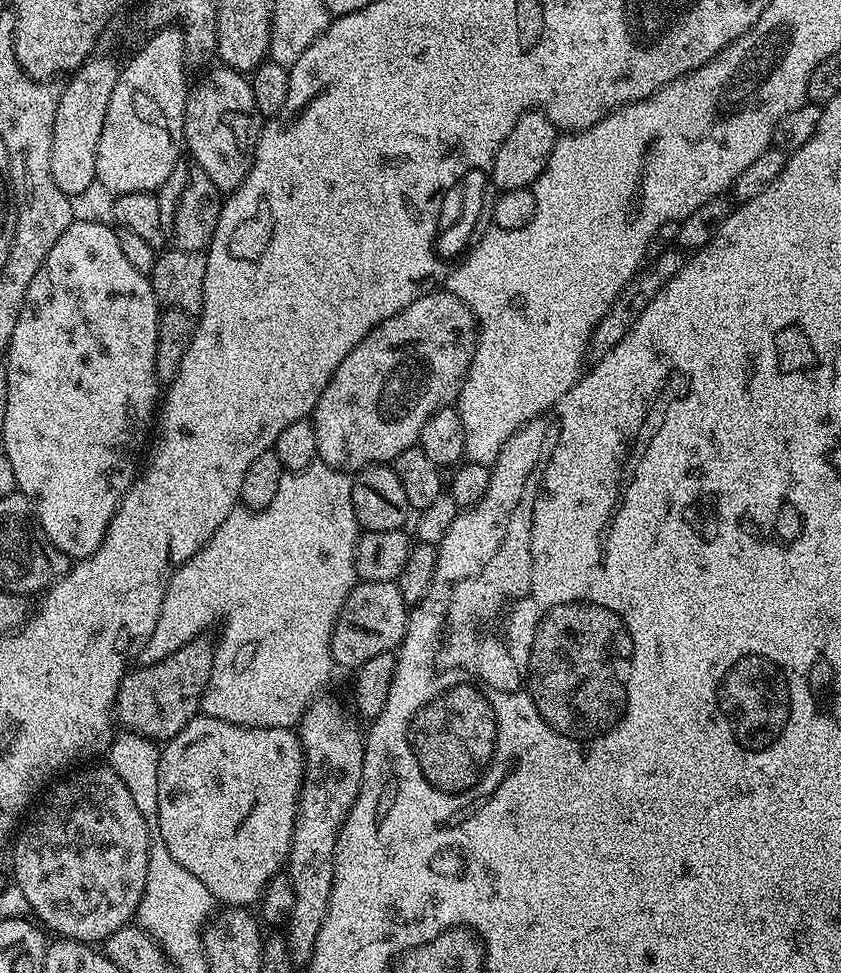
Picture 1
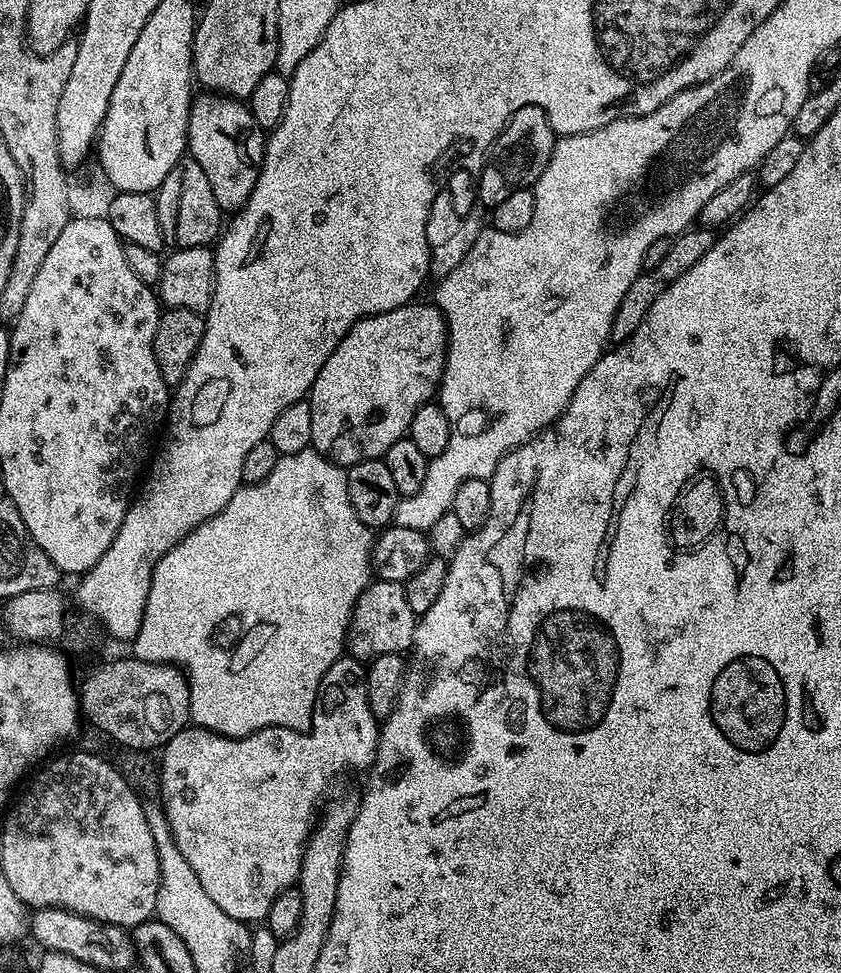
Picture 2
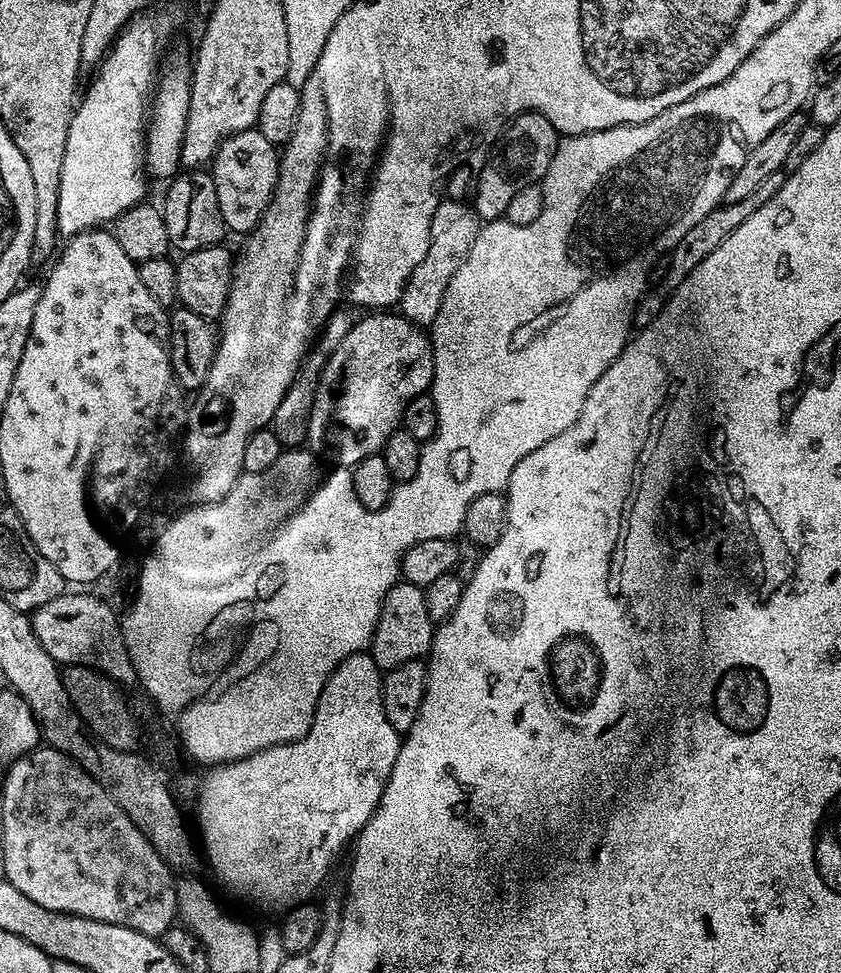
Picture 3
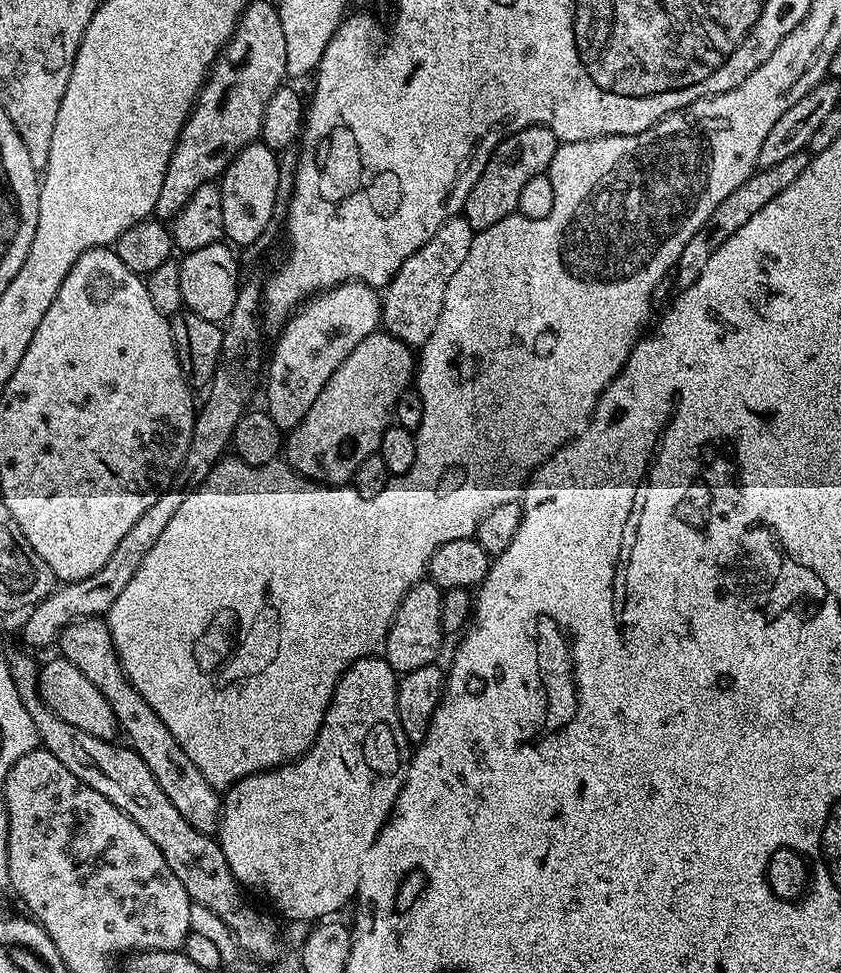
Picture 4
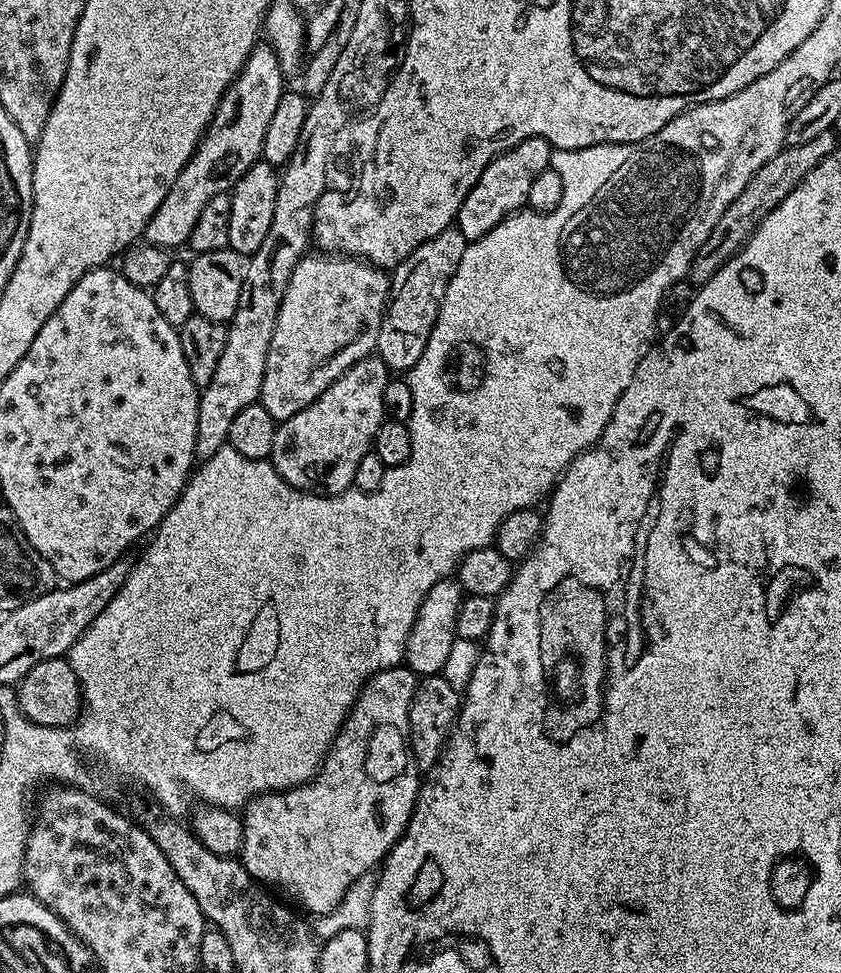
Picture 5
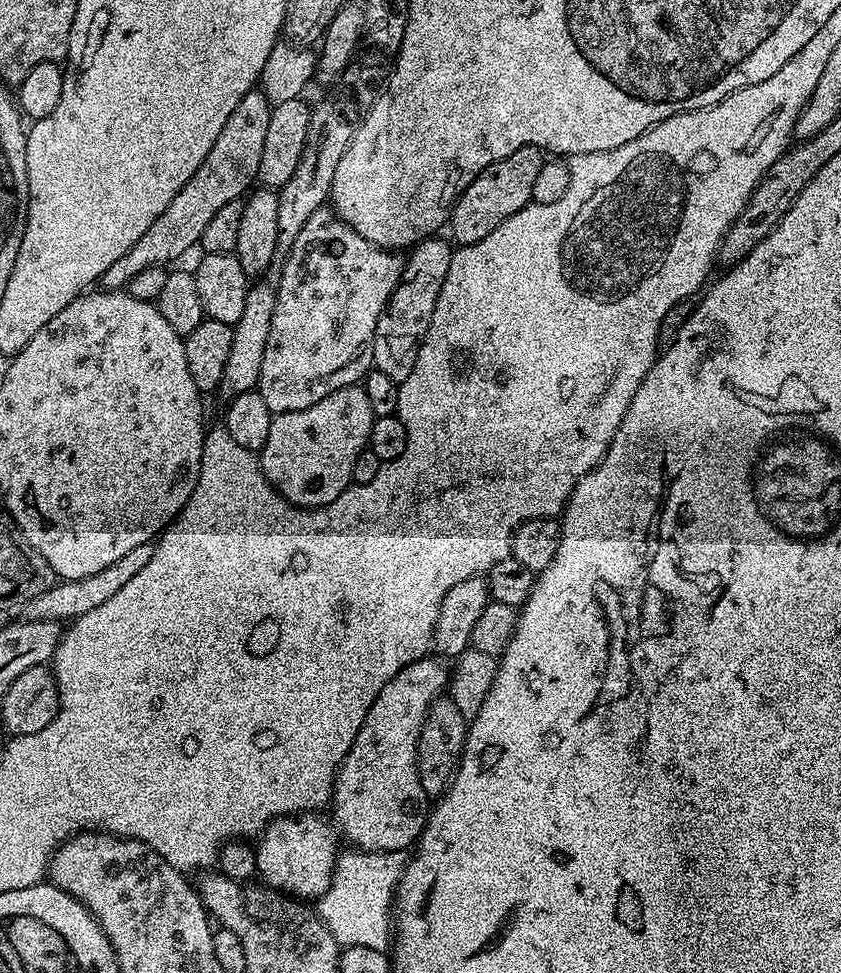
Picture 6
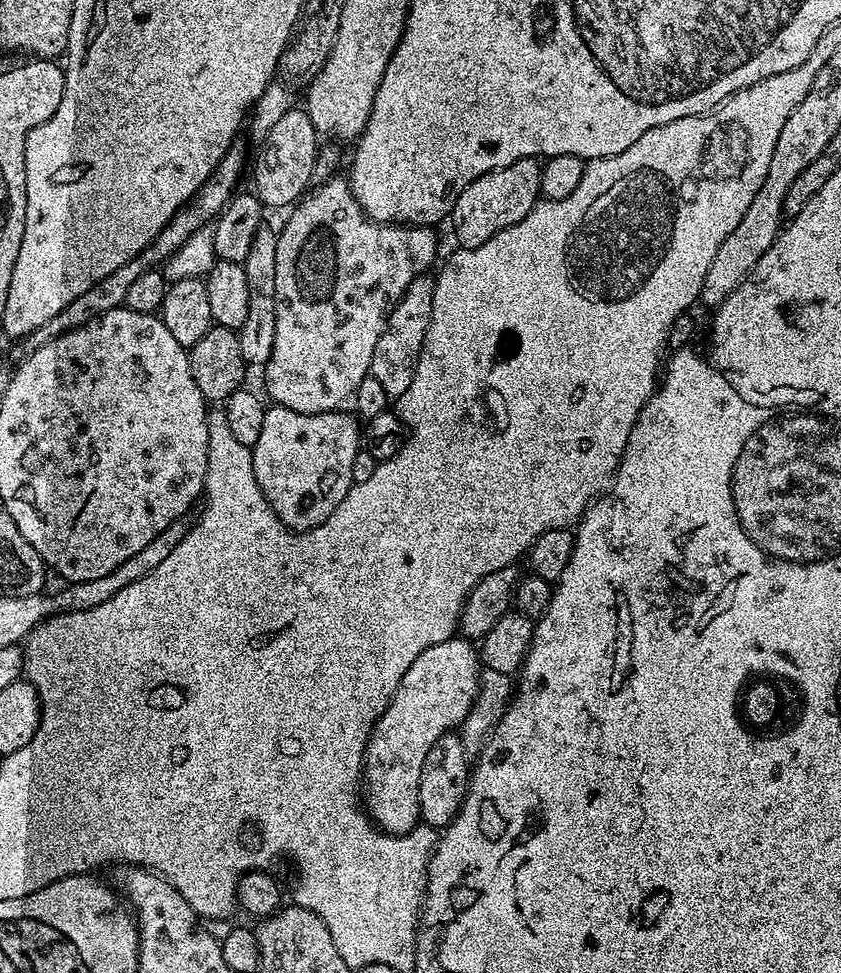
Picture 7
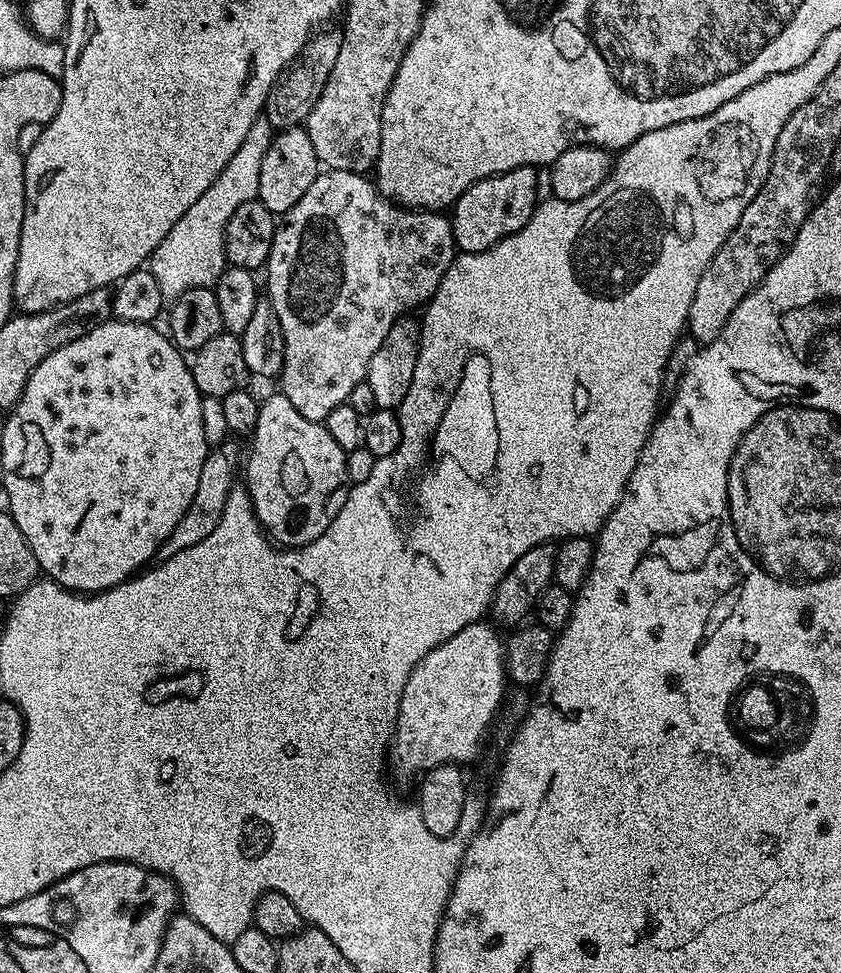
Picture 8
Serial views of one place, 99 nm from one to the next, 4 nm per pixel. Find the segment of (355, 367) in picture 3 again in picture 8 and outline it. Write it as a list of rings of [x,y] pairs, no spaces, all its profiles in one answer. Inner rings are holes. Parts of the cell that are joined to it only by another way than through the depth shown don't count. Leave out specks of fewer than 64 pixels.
[[[283,394],[275,395],[263,397],[258,422],[250,437],[252,453],[249,456],[247,453],[246,456],[246,491],[268,539],[282,548],[301,548],[314,542],[314,538],[328,529],[330,522],[334,522],[338,510],[342,510],[346,502],[350,487],[346,474],[346,453],[321,421],[302,418],[302,414],[298,414],[298,410],[290,406],[290,398]]]

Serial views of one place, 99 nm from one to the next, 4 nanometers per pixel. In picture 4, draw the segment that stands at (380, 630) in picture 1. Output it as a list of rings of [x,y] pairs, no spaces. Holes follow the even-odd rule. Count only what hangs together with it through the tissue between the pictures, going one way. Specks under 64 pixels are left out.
[[[425,578],[402,598],[382,649],[384,659],[397,674],[418,670],[418,666],[430,666],[441,659],[440,647],[446,640],[446,633],[442,630],[443,597],[442,589],[430,578]]]

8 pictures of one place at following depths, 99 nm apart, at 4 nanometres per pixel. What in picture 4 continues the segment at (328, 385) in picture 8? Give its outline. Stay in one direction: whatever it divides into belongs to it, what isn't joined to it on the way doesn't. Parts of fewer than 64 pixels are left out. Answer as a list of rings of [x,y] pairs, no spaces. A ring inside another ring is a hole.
[[[351,280],[345,284],[339,284],[336,288],[325,288],[323,291],[316,293],[311,298],[304,300],[302,304],[288,318],[288,323],[283,325],[280,337],[276,340],[276,345],[272,348],[272,361],[267,361],[266,372],[268,368],[268,404],[266,411],[270,414],[270,418],[274,418],[274,426],[278,426],[281,430],[291,430],[297,428],[302,422],[302,418],[306,418],[306,410],[310,410],[310,406],[314,406],[314,398],[318,398],[318,394],[322,394],[322,386],[326,386],[326,382],[330,382],[330,374],[334,374],[334,370],[338,370],[338,366],[342,366],[342,362],[346,362],[346,358],[350,354],[350,350],[354,350],[354,346],[358,346],[358,342],[362,342],[362,338],[366,338],[371,332],[377,331],[382,324],[382,296],[377,289],[372,288],[369,284],[363,284],[357,280]]]

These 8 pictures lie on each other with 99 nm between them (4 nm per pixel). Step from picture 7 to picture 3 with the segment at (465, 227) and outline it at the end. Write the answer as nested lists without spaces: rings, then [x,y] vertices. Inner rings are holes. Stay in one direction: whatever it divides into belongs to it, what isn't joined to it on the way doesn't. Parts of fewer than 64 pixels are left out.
[[[523,112],[508,121],[504,131],[487,149],[488,157],[485,158],[484,165],[480,168],[480,177],[476,180],[474,207],[481,221],[501,219],[506,206],[510,206],[510,201],[514,194],[518,194],[518,190],[543,181],[546,170],[552,164],[557,143],[556,127],[540,112]]]

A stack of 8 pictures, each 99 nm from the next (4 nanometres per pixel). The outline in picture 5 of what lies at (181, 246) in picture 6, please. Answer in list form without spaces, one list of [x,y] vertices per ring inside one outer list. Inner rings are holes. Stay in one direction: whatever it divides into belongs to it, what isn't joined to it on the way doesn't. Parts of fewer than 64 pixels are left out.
[[[258,42],[252,47],[252,53],[246,58],[242,70],[234,79],[232,85],[222,94],[218,106],[214,110],[214,118],[210,126],[204,131],[203,138],[198,142],[190,162],[182,166],[182,174],[174,178],[174,186],[166,190],[166,198],[162,198],[162,206],[154,210],[154,218],[146,226],[143,239],[149,244],[158,248],[176,250],[176,247],[187,245],[190,238],[190,230],[194,230],[195,223],[198,222],[199,215],[202,214],[206,202],[223,192],[231,193],[232,187],[254,166],[262,157],[262,142],[266,142],[266,129],[270,127],[270,117],[274,115],[274,110],[278,106],[278,98],[286,91],[286,74],[278,66],[278,58],[274,54],[272,47],[267,42]]]

